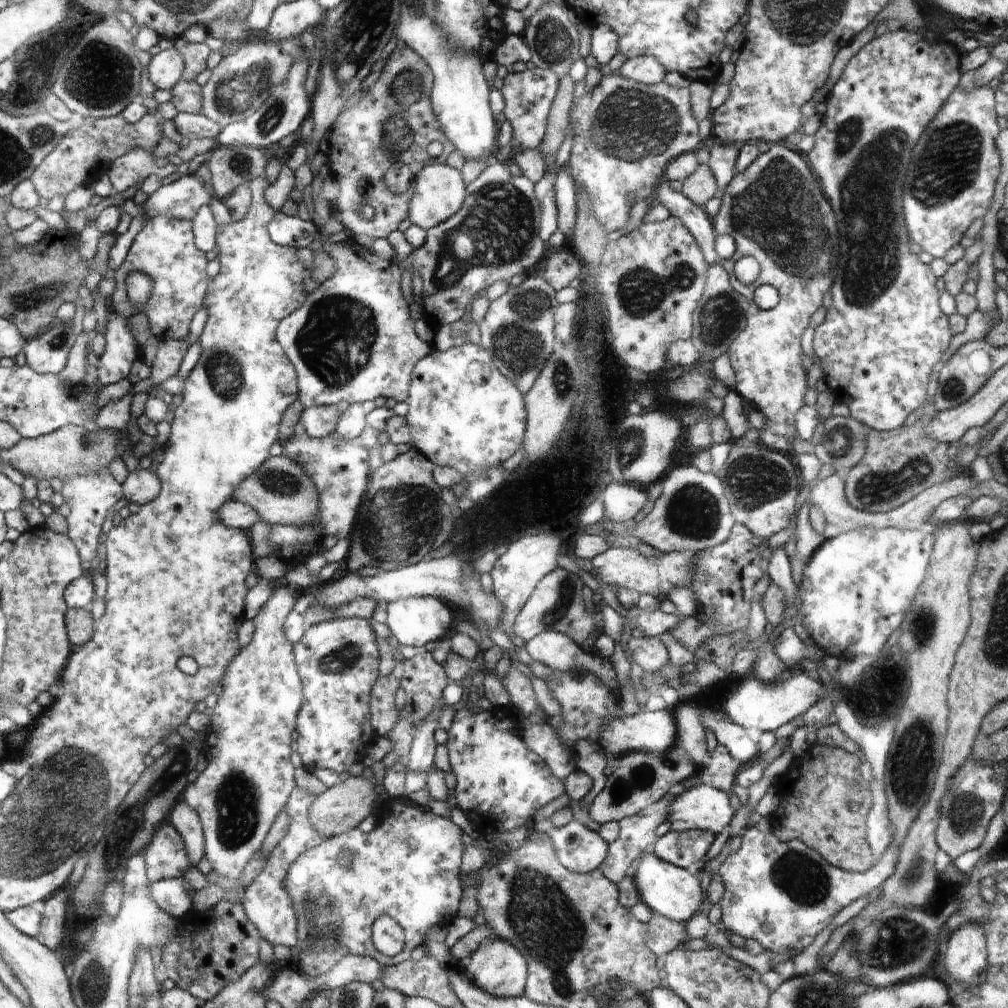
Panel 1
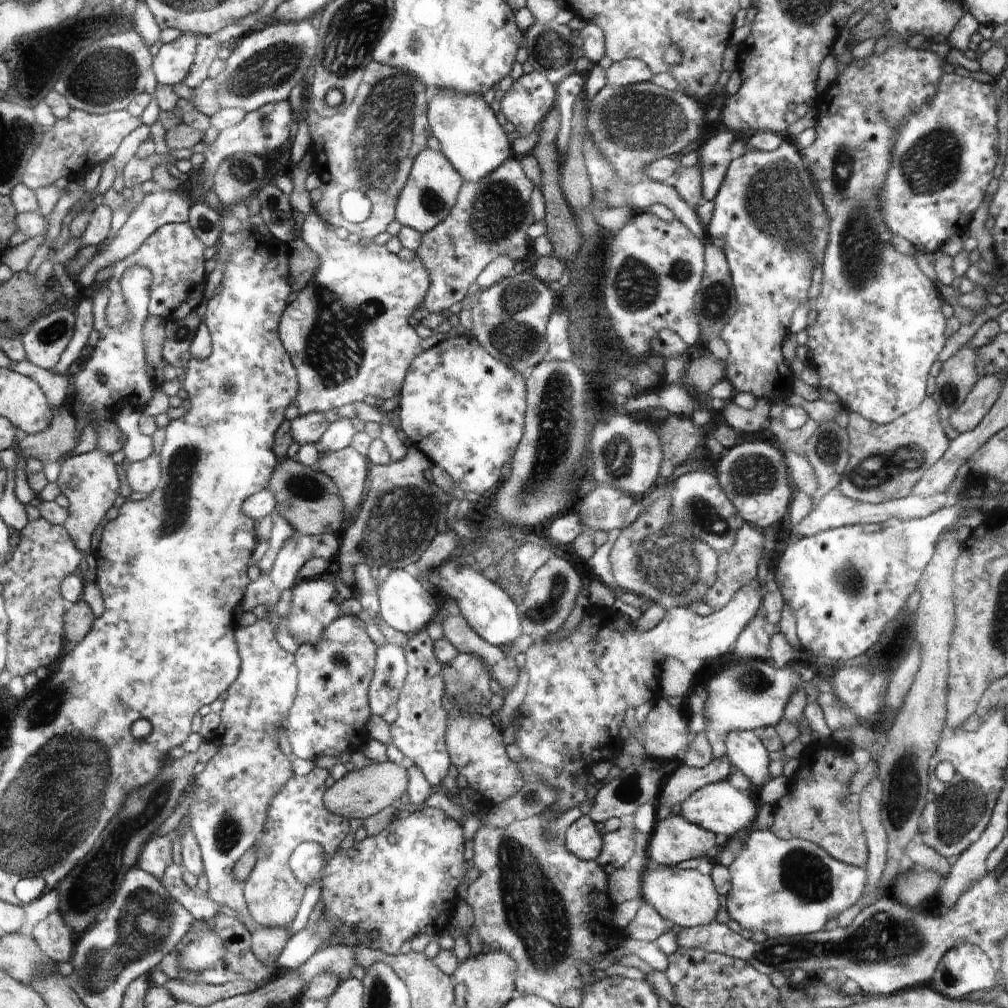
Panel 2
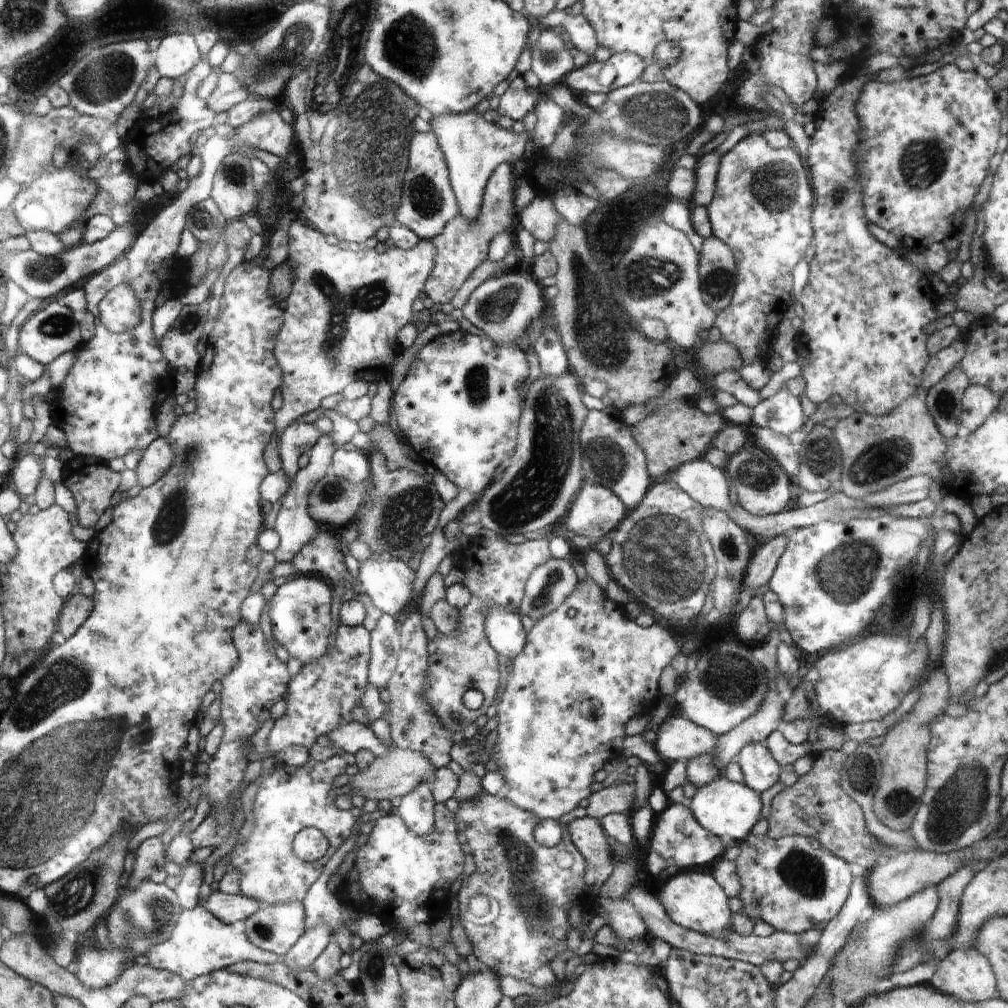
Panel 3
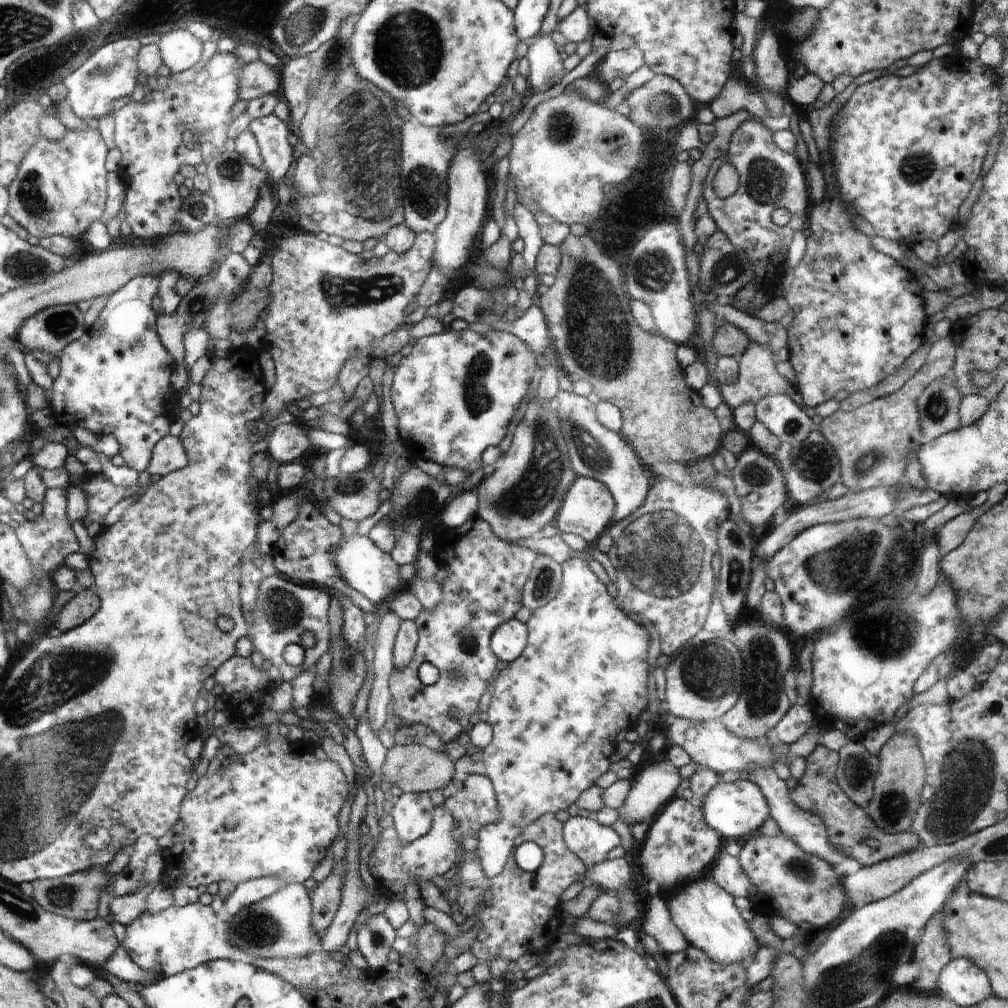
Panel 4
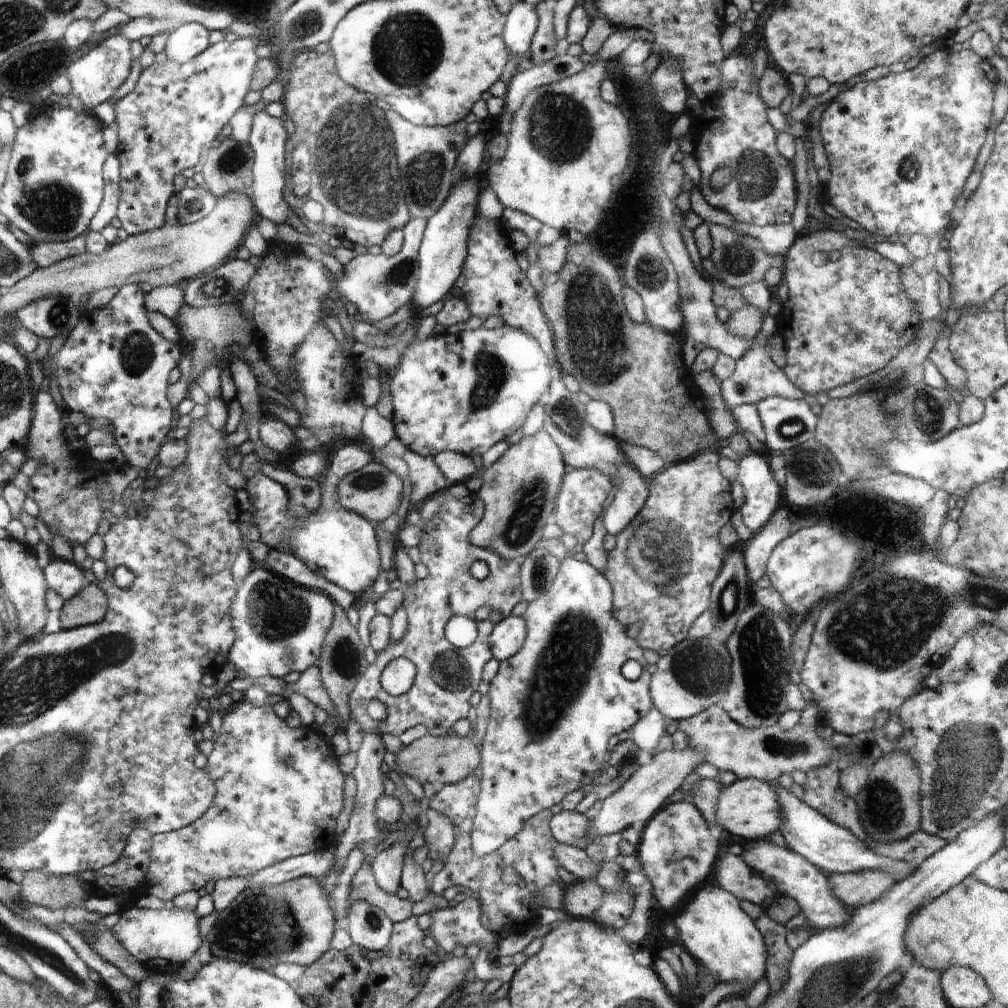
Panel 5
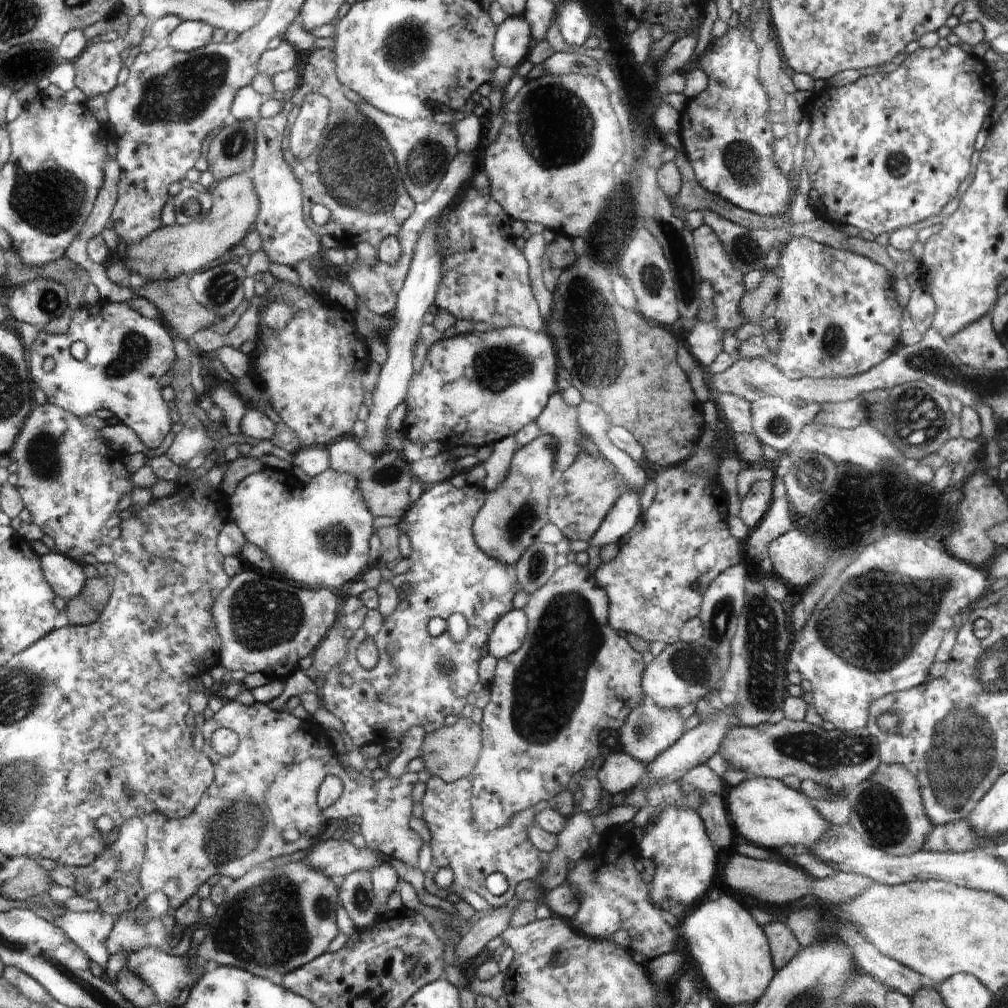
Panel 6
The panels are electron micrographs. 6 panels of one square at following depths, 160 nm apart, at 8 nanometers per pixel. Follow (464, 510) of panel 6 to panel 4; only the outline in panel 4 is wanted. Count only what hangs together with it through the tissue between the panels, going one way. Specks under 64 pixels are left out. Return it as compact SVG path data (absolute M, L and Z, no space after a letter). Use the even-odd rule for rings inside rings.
M478 515L464 522L462 526L449 528L440 527L442 532L438 532L436 536L436 552L432 555L440 558L438 562L444 566L448 575L440 588L442 591L442 602L433 611L422 609L420 614L415 618L414 622L417 626L419 641L415 648L415 658L401 672L396 673L395 669L390 677L389 689L392 695L392 708L394 714L400 719L407 720L409 723L420 723L430 727L445 744L450 740L456 739L458 734L464 732L464 728L470 722L470 716L478 710L478 700L480 696L486 692L488 688L488 680L492 676L492 672L496 670L496 656L492 649L492 636L496 632L498 625L508 619L513 619L515 614L523 606L522 597L525 582L531 573L534 561L540 556L535 550L521 547L518 544L506 542L504 539L498 538L493 533L491 526ZM472 604L480 605L480 610L476 614L470 612ZM471 627L475 635L472 642L465 643L459 633L461 629ZM423 662L430 662L440 671L439 680L433 685L424 685L418 678L418 667ZM456 708L459 718L451 718L450 710Z

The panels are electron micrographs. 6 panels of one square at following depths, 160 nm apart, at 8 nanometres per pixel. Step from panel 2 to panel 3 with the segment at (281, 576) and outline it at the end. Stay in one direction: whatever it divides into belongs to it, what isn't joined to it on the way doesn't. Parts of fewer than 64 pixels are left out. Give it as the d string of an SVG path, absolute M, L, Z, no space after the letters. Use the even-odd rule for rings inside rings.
M330 434L322 435L316 445L309 452L309 462L304 468L297 472L297 476L288 490L288 494L281 499L281 508L278 512L276 522L272 526L273 530L278 532L280 543L273 552L278 562L292 562L298 552L316 538L316 530L318 530L317 522L308 514L308 494L312 487L326 474L330 472L331 456L336 450L332 443Z

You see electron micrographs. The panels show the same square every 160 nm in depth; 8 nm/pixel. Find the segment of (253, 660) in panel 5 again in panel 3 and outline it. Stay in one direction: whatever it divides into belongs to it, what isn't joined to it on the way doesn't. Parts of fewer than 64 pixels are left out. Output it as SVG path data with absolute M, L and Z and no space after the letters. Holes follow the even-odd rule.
M306 576L290 577L285 584L277 588L274 598L268 603L272 620L274 638L283 644L290 657L298 658L306 664L315 658L324 656L328 650L328 636L332 626L330 614L332 590L328 584L316 578Z

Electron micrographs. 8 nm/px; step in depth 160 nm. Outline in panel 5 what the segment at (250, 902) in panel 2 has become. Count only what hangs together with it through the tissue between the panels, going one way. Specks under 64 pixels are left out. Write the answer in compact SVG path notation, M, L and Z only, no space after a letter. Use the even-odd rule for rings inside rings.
M243 699L234 703L232 708L228 708L222 712L223 722L219 738L213 744L214 750L208 756L205 771L208 772L209 777L216 784L216 800L203 816L198 818L192 824L185 826L183 829L177 831L170 831L168 834L156 833L153 835L153 848L150 852L150 864L147 870L144 882L148 882L146 886L150 888L150 894L160 898L165 902L172 901L172 899L188 890L200 890L205 886L208 880L218 881L221 879L229 879L230 877L250 877L257 873L260 869L265 869L270 865L276 865L282 861L288 860L290 857L297 857L305 855L306 853L318 852L328 850L336 845L334 836L334 828L336 826L336 819L342 806L344 806L344 774L338 768L338 758L334 756L330 744L320 738L320 732L314 732L315 725L305 726L301 725L298 728L290 728L286 725L278 715L273 705L266 704L264 706L254 706L250 701Z

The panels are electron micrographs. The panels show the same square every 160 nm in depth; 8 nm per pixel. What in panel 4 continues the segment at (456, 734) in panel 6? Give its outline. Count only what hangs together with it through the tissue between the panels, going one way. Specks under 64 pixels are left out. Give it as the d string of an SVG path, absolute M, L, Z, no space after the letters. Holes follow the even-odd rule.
M416 743L395 745L388 749L381 772L390 784L400 788L403 793L414 794L442 791L456 776L454 763L448 757L447 752L438 752Z

